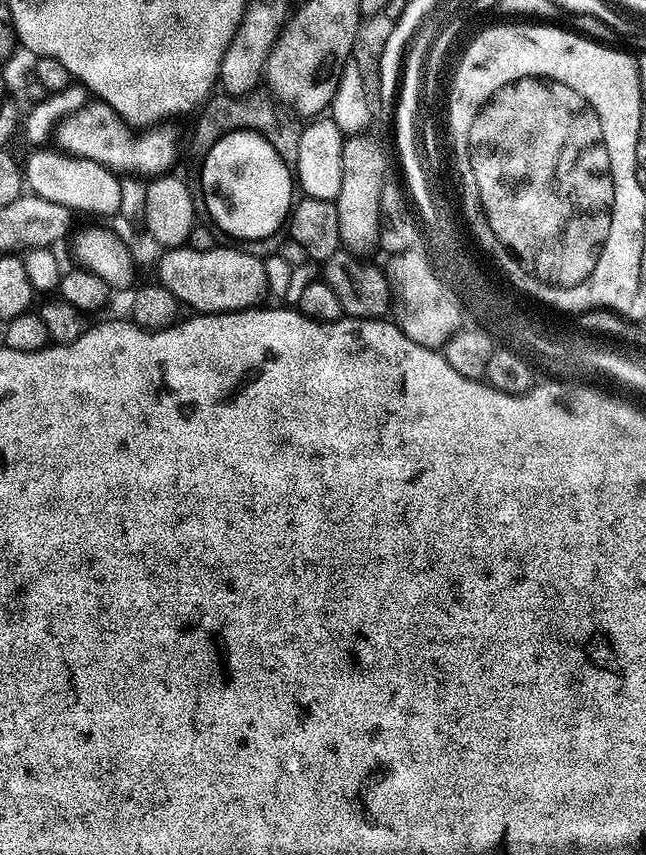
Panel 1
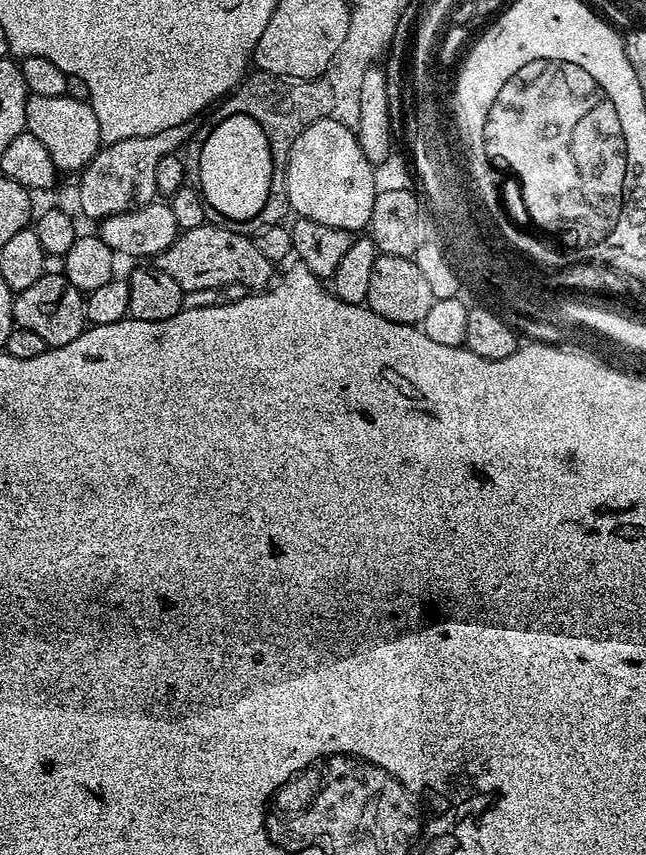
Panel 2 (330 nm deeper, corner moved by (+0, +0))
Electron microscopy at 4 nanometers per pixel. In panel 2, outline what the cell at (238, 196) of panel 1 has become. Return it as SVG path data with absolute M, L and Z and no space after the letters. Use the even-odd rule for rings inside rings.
M225 116L215 121L217 124L213 126L212 133L204 140L204 145L200 148L200 184L198 183L198 191L201 196L205 197L209 205L214 204L214 208L220 217L228 222L236 222L232 220L249 220L255 221L256 215L262 210L262 206L266 206L266 194L270 194L272 189L272 177L274 169L272 167L272 147L268 144L266 134L262 130L262 126L258 126L258 122L254 122L254 118L249 116Z

